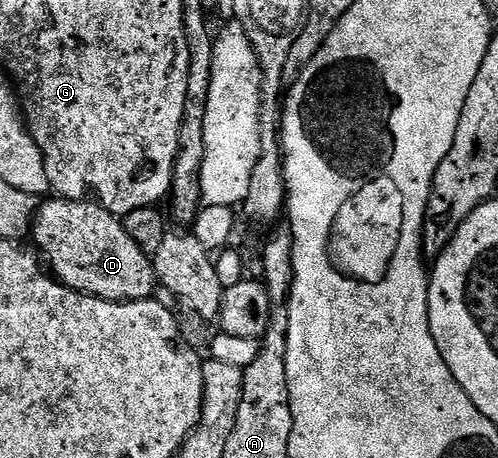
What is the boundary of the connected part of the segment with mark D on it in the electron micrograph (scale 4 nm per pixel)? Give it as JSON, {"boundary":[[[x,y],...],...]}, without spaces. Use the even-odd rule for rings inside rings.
{"boundary":[[[90,198],[84,200],[53,199],[47,199],[38,208],[33,219],[32,235],[34,234],[35,242],[42,247],[41,255],[58,283],[82,292],[86,296],[98,296],[102,300],[148,300],[155,295],[154,287],[158,288],[160,283],[153,259],[148,255],[147,249],[141,248],[130,237],[125,223],[119,217]]]}

